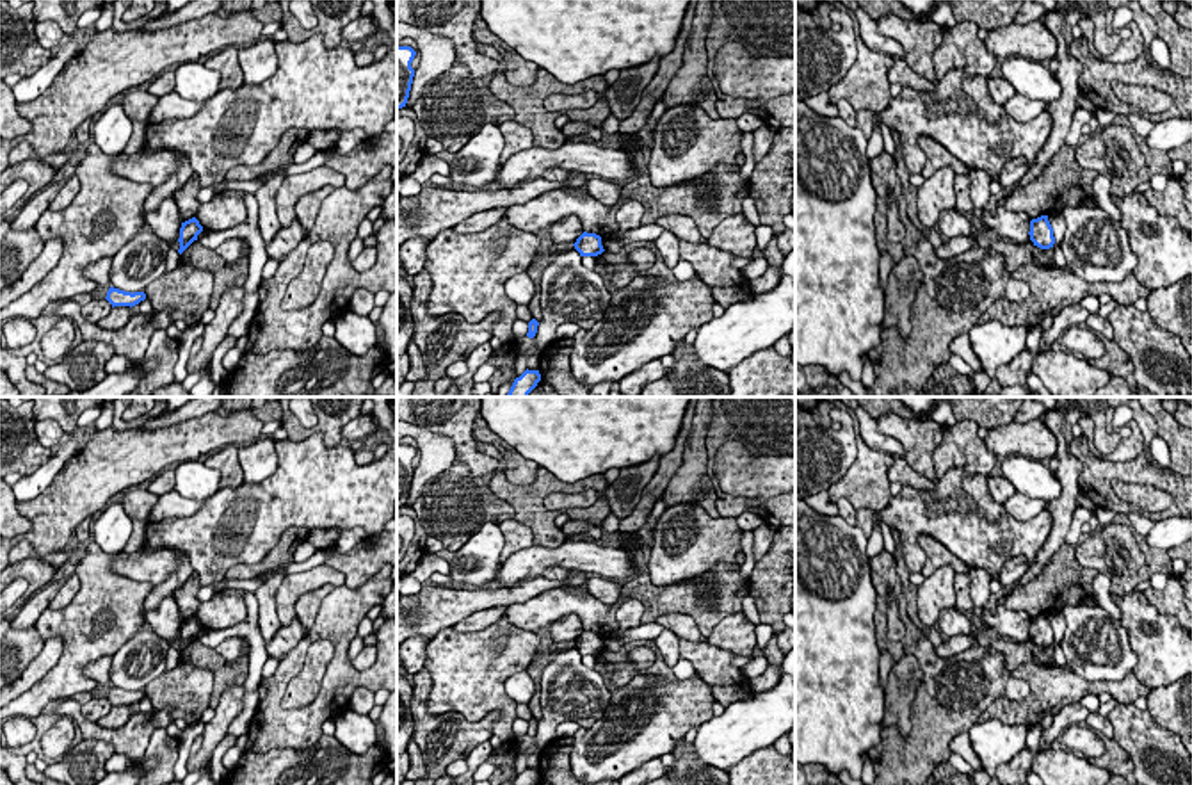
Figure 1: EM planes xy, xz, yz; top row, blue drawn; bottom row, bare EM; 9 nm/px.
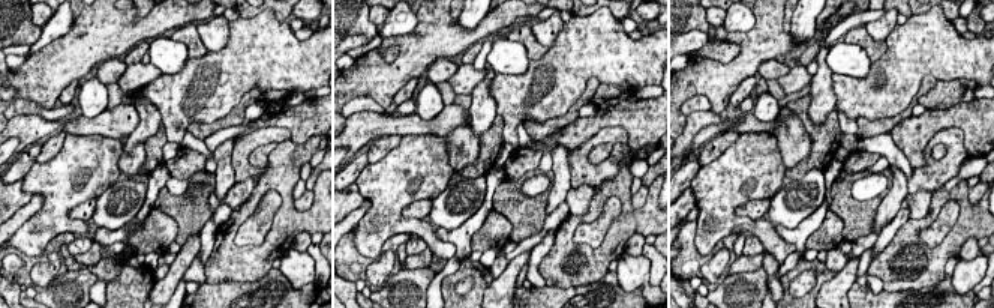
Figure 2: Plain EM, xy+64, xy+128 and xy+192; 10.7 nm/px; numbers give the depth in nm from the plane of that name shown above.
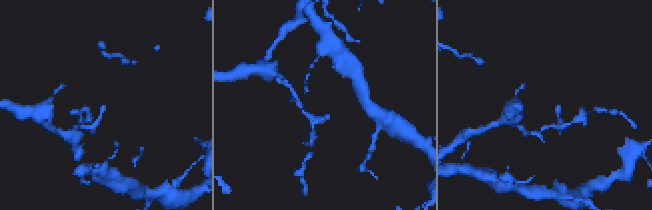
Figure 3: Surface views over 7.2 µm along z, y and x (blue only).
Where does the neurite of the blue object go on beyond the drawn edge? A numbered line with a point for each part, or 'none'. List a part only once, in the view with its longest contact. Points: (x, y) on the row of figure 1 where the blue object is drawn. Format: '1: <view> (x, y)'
none

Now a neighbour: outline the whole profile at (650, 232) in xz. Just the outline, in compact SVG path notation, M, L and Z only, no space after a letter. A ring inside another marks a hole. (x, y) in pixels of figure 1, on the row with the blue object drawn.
M656 223L655 224L646 224L646 226L640 226L637 230L630 230L626 231L623 237L621 237L621 242L626 246L630 242L637 242L637 240L644 240L644 242L655 242L660 233L662 233L662 226L658 226Z

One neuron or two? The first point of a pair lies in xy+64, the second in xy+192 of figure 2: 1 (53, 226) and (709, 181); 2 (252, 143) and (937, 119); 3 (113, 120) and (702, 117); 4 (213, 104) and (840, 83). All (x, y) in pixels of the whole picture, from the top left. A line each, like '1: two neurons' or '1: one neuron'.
1: one neuron
2: two neurons
3: one neuron
4: one neuron

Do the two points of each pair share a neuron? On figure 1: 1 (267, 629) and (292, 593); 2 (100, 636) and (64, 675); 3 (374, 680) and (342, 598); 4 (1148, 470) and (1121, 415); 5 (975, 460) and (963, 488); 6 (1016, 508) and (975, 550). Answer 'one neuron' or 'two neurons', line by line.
1: two neurons
2: one neuron
3: one neuron
4: two neurons
5: two neurons
6: two neurons

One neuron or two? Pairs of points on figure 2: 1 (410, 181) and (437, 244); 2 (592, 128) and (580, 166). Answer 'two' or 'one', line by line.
1: one
2: two

